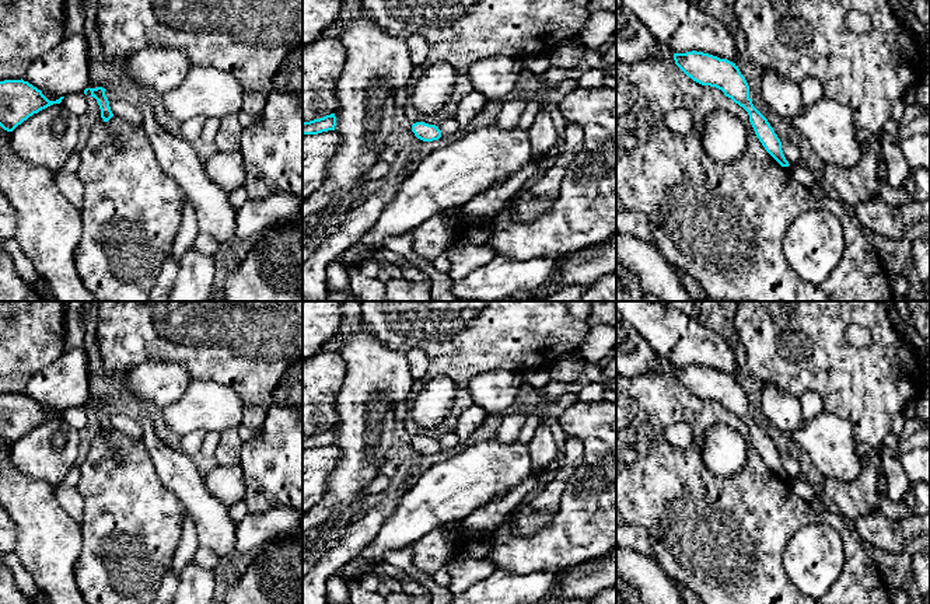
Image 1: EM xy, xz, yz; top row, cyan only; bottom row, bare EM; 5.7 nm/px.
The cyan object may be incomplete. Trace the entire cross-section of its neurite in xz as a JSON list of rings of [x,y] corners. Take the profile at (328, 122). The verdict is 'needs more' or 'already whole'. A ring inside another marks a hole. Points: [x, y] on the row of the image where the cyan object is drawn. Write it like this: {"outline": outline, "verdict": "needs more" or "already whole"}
{"outline": [[[335,114],[326,115],[319,119],[303,122],[303,135],[318,135],[328,130],[335,130],[336,116]]], "verdict": "already whole"}

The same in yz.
{"outline": [[[696,50],[674,53],[674,60],[693,81],[721,90],[726,97],[742,107],[765,150],[782,167],[790,165],[783,154],[780,139],[768,119],[754,107],[749,98],[749,85],[735,63]]], "verdict": "already whole"}

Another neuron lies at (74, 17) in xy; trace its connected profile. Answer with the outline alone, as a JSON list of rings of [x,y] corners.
[[[64,0],[64,36],[81,34],[84,21],[83,0]]]

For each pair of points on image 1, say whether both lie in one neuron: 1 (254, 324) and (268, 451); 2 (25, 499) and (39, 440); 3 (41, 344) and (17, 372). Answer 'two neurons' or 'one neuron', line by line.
1: two neurons
2: two neurons
3: one neuron

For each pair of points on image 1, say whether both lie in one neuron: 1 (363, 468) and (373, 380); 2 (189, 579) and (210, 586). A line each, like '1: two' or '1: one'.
1: one
2: one

